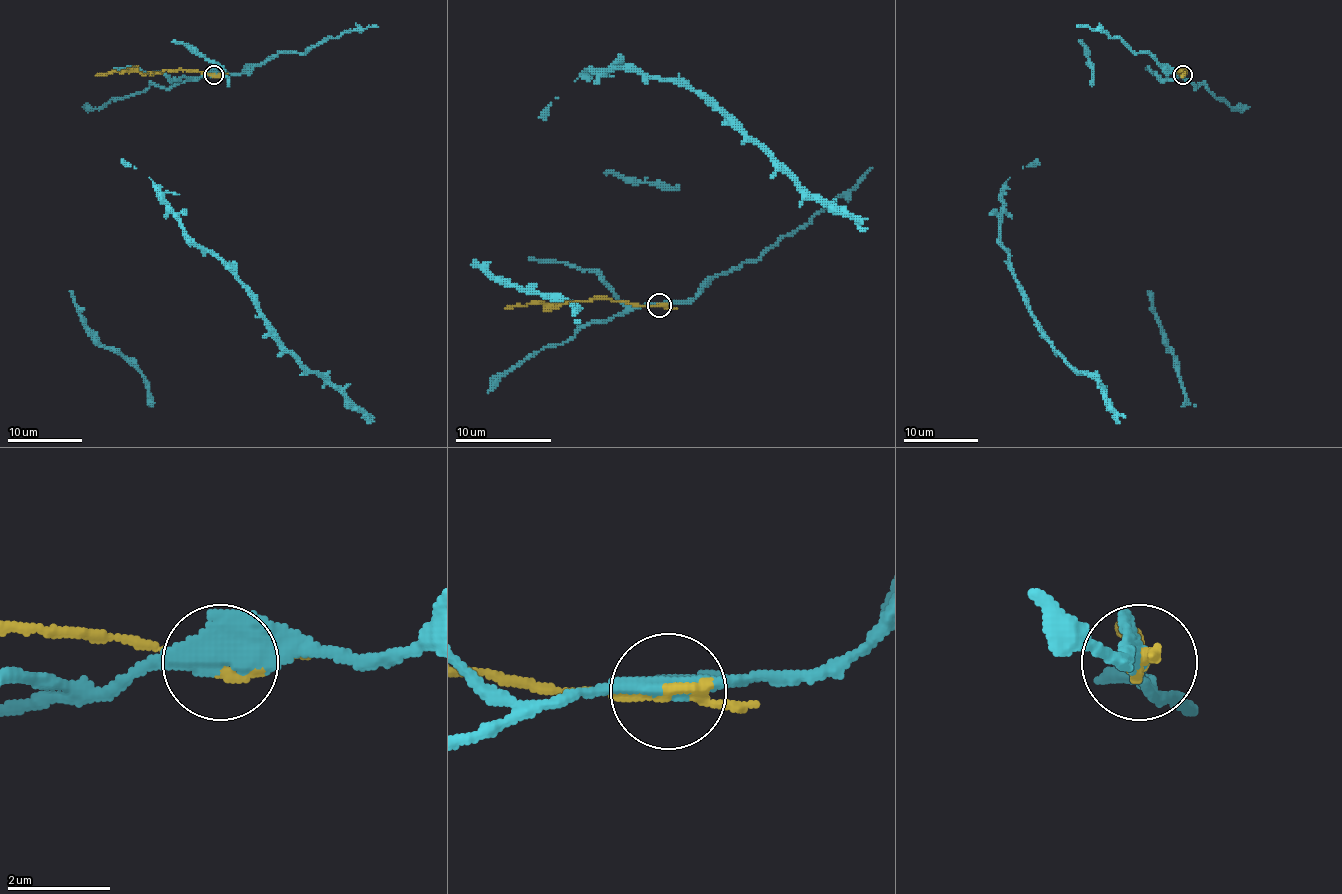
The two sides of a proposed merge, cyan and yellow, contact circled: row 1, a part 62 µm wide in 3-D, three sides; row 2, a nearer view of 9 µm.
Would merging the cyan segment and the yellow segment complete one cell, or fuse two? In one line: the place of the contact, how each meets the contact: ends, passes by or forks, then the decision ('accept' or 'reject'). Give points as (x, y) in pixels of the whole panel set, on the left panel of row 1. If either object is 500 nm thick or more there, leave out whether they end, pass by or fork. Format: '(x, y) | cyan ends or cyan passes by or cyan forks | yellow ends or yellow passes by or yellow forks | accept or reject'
(214, 75) | cyan passes by | yellow passes by | reject

